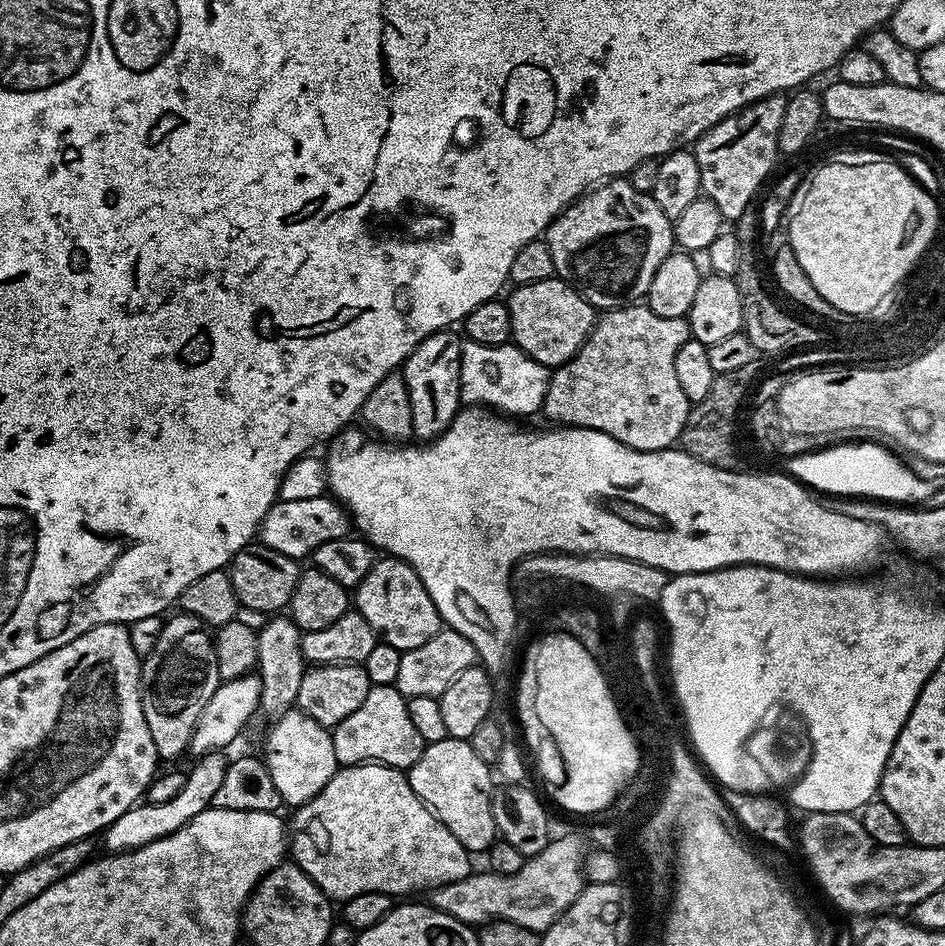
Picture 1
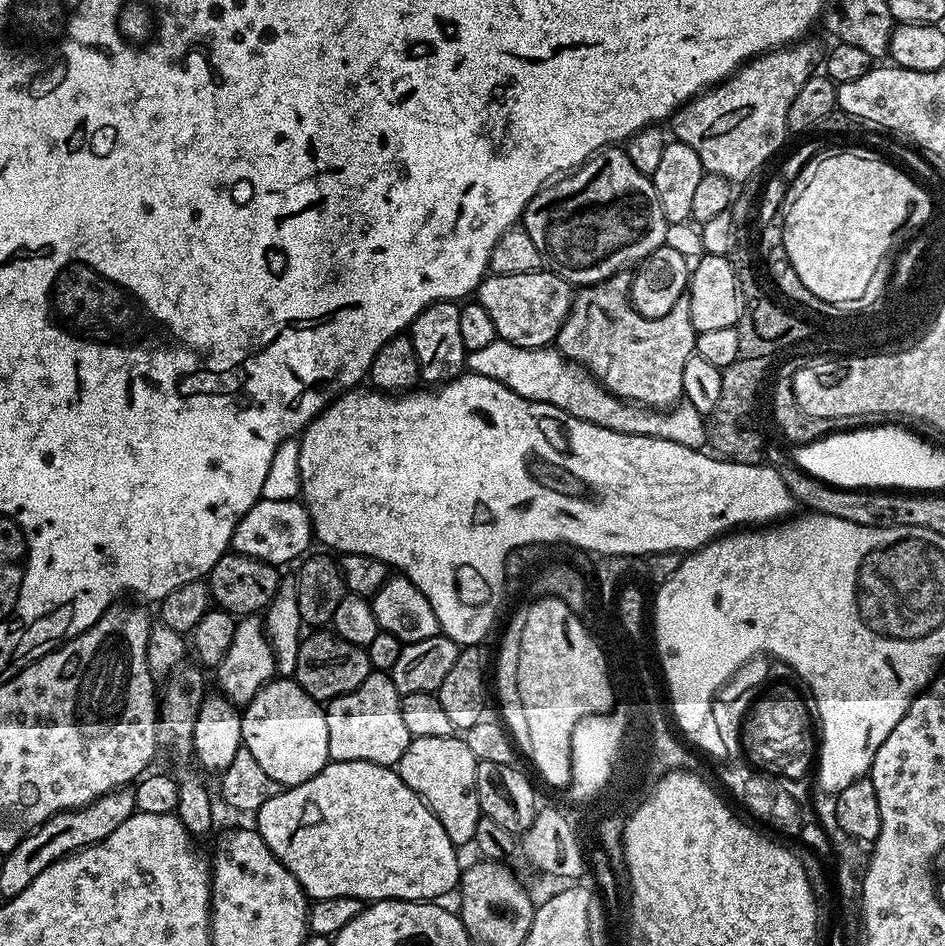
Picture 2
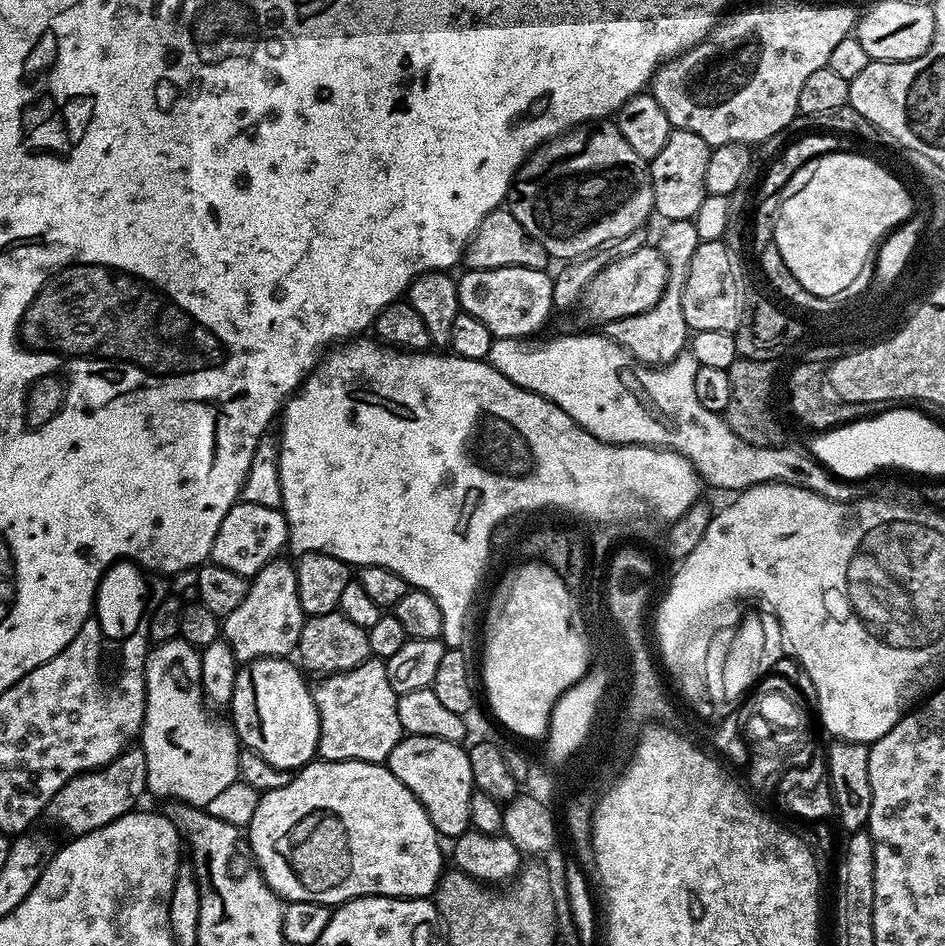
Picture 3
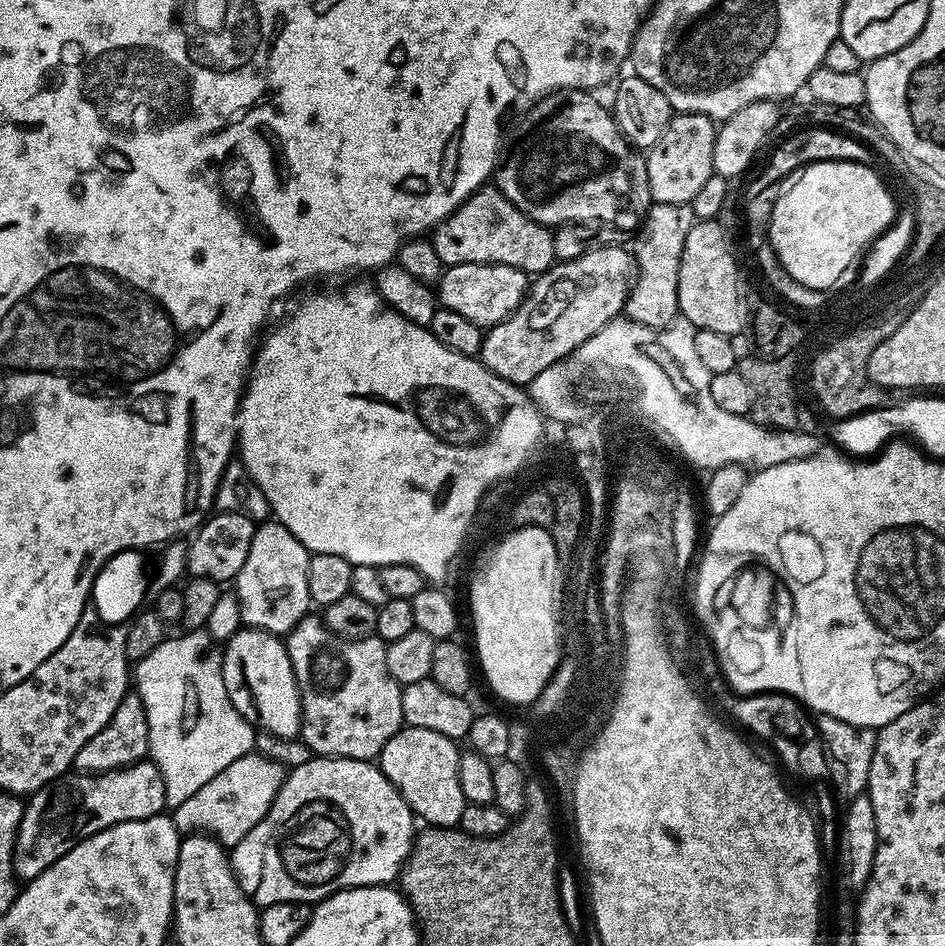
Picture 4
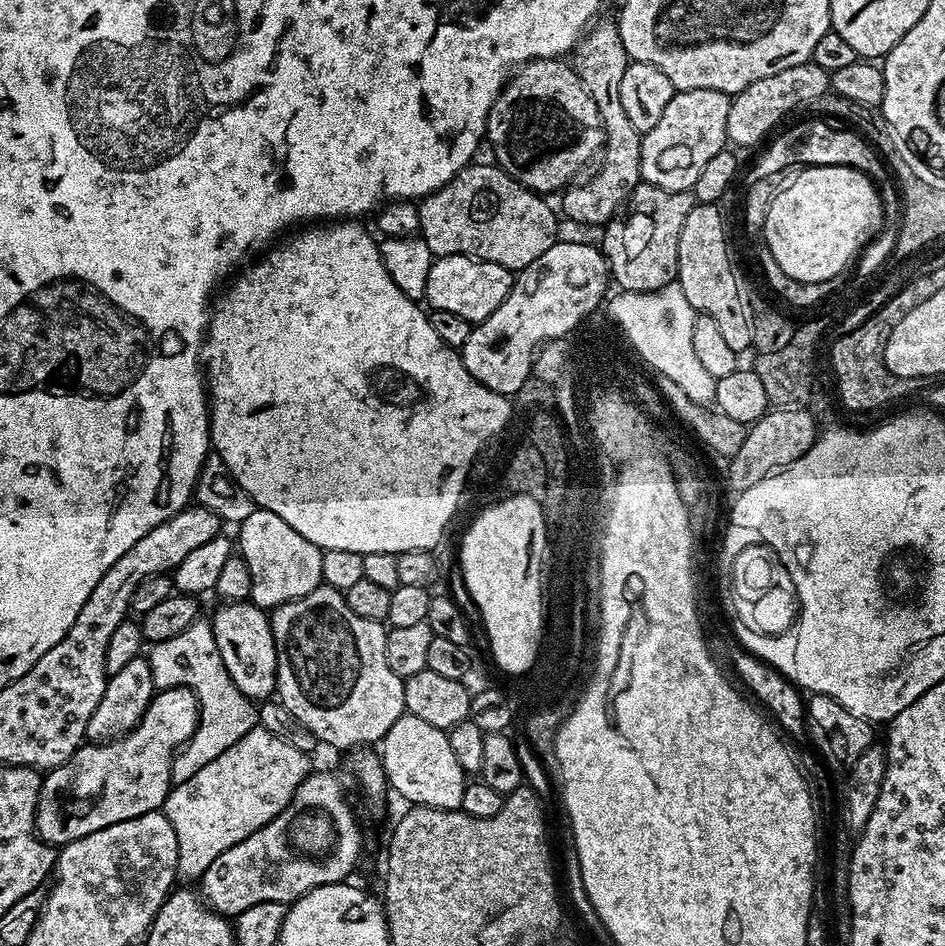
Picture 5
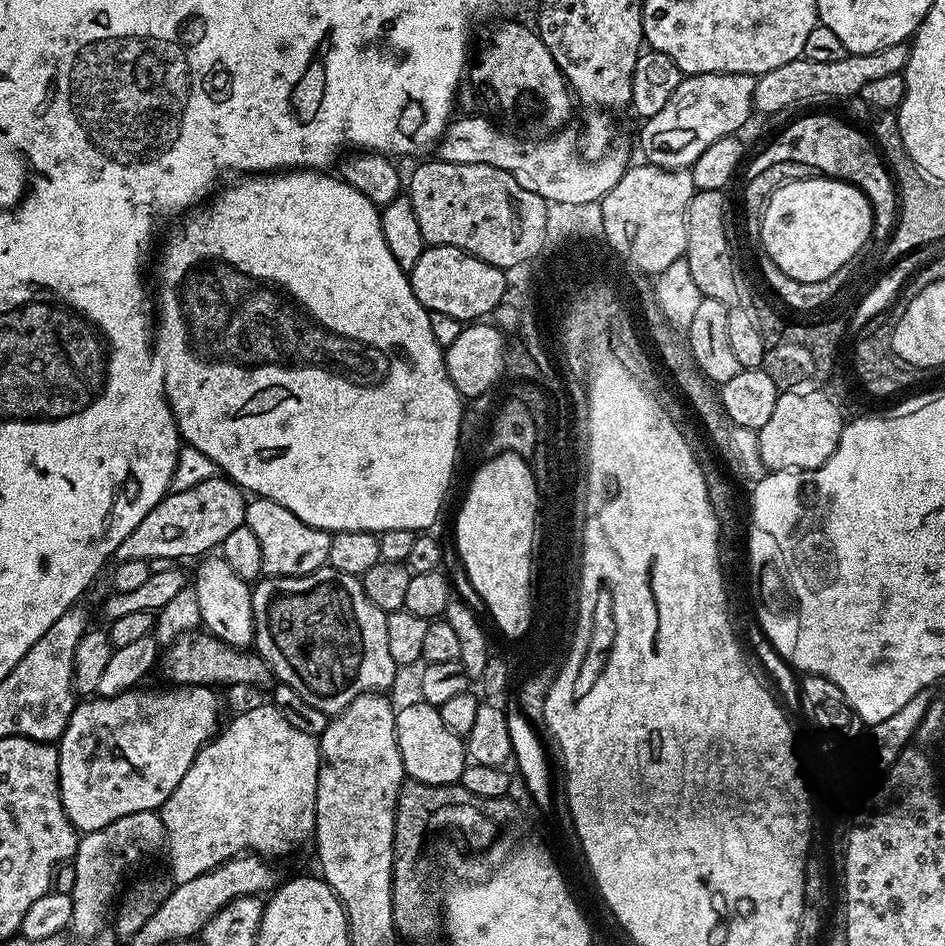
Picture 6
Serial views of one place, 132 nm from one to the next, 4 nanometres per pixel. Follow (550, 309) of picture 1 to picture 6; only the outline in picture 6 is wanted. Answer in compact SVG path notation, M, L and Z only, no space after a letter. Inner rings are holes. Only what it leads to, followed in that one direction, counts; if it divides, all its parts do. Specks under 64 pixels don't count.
M441 244L425 247L422 258L418 258L418 262L410 270L410 279L414 294L422 307L428 309L429 312L450 314L450 318L458 318L462 322L476 322L492 314L506 290L503 268L495 268L492 264L486 264L460 248Z

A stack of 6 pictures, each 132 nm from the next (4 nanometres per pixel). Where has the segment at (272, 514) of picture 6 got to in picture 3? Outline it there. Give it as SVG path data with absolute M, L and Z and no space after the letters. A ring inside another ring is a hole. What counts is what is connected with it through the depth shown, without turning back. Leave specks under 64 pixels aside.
M277 558L262 566L251 578L246 598L242 598L238 610L223 617L222 638L240 662L267 656L288 658L296 652L305 619L302 602L298 602L296 569L284 558Z

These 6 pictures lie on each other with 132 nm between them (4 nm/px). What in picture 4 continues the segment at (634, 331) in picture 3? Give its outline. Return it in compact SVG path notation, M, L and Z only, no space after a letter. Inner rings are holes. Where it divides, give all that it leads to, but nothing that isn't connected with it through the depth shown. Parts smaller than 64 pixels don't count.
M653 203L651 207L652 209L650 209L649 212L645 214L645 216L642 216L642 223L639 225L638 228L638 233L640 232L640 241L637 242L636 248L634 247L634 272L636 277L635 279L633 279L629 287L628 297L626 298L626 302L624 303L623 315L627 317L627 319L638 322L639 324L644 324L648 328L658 329L664 328L668 324L672 323L673 320L677 319L680 310L680 307L678 306L678 278L676 277L676 275L678 274L678 266L682 262L682 246L686 246L686 234L690 234L690 230L692 229L694 223L694 217L692 214L691 204Z

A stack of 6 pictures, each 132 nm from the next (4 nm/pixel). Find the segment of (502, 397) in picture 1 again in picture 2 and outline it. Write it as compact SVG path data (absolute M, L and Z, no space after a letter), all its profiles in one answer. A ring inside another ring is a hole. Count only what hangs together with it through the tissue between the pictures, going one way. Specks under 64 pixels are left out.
M498 338L483 350L470 352L466 368L469 372L494 378L494 382L502 382L522 398L553 404L566 410L574 418L594 422L603 428L635 436L657 436L663 440L678 442L687 448L703 449L708 444L705 417L694 410L694 406L681 402L667 410L657 410L621 400L614 393L607 392L582 365L565 358L555 346L523 348Z

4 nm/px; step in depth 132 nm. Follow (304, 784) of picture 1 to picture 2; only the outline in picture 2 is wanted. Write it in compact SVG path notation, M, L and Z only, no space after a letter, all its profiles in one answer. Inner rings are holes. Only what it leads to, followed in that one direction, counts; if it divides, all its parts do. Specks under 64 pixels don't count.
M273 678L250 703L243 705L243 748L254 754L258 766L281 786L301 784L329 764L326 714L321 701L310 698L292 678Z

